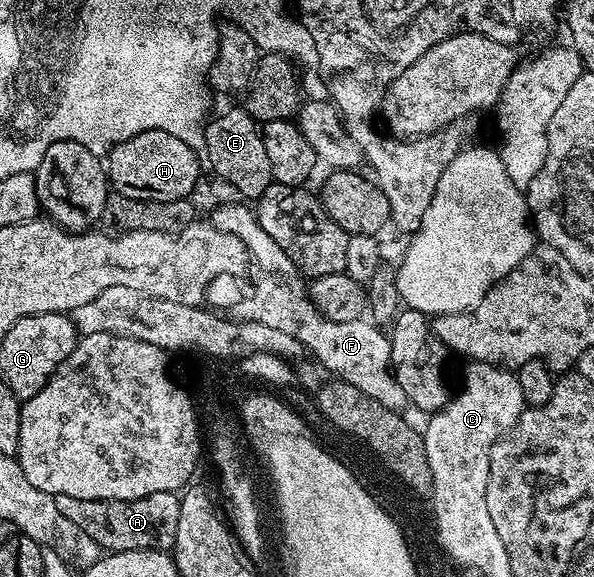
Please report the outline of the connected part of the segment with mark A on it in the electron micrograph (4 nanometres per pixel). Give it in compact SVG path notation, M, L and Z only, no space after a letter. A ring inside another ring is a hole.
M151 492L151 496L143 496L139 500L75 500L75 496L63 496L54 494L55 508L71 524L83 528L95 544L99 544L102 551L116 552L118 550L163 550L172 551L175 544L175 536L179 532L179 508L181 507L180 497L174 492Z

